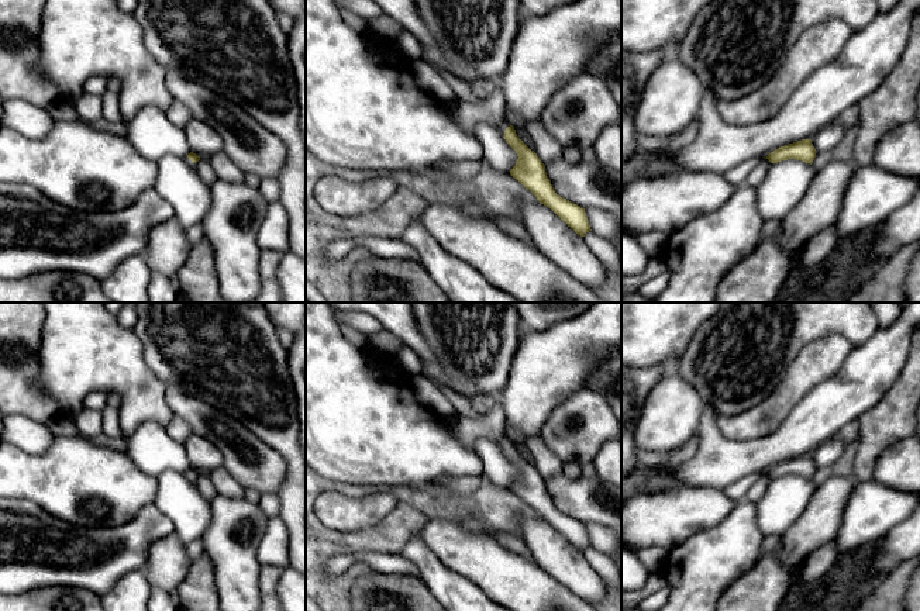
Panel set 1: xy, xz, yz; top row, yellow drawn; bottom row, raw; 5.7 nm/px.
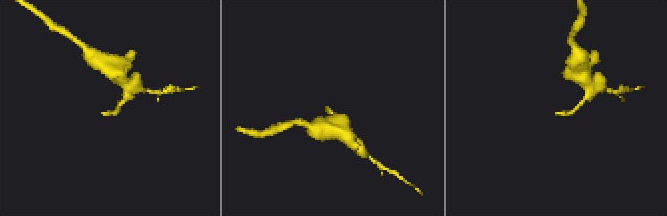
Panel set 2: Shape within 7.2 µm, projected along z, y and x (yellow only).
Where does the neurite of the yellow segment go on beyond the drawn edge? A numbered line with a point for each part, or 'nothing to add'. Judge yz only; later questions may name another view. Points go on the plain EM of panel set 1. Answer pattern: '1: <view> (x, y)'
nothing to add

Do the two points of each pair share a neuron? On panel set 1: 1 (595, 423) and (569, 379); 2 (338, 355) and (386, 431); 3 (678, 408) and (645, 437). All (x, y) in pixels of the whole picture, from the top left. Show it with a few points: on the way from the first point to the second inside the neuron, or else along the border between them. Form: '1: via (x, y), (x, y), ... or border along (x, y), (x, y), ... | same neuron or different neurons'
1: border along (583, 387), (574, 392), (551, 411) | different neurons
2: via (338, 373), (338, 383), (368, 413) | same neuron
3: via (669, 417), (654, 432) | same neuron

